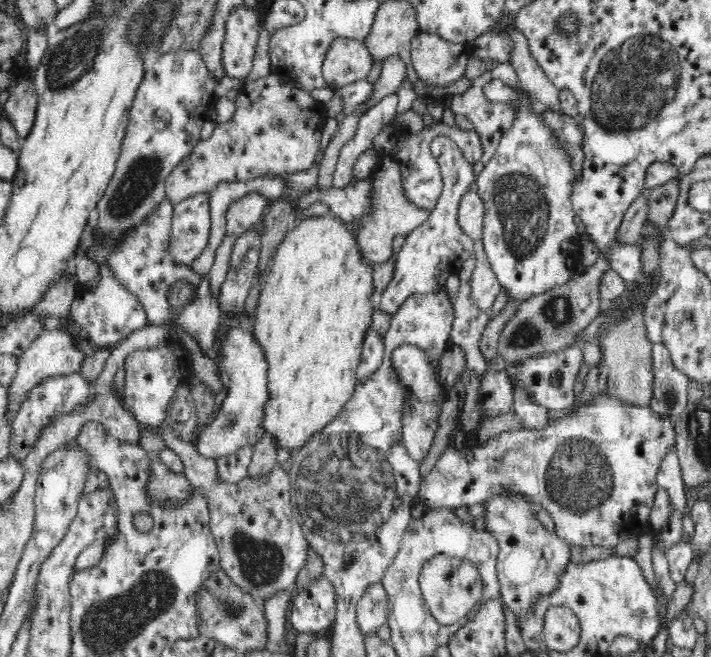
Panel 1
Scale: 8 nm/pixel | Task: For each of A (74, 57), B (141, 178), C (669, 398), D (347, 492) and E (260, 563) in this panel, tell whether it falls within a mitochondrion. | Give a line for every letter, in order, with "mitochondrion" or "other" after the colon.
A: mitochondrion
B: mitochondrion
C: mitochondrion
D: mitochondrion
E: mitochondrion

